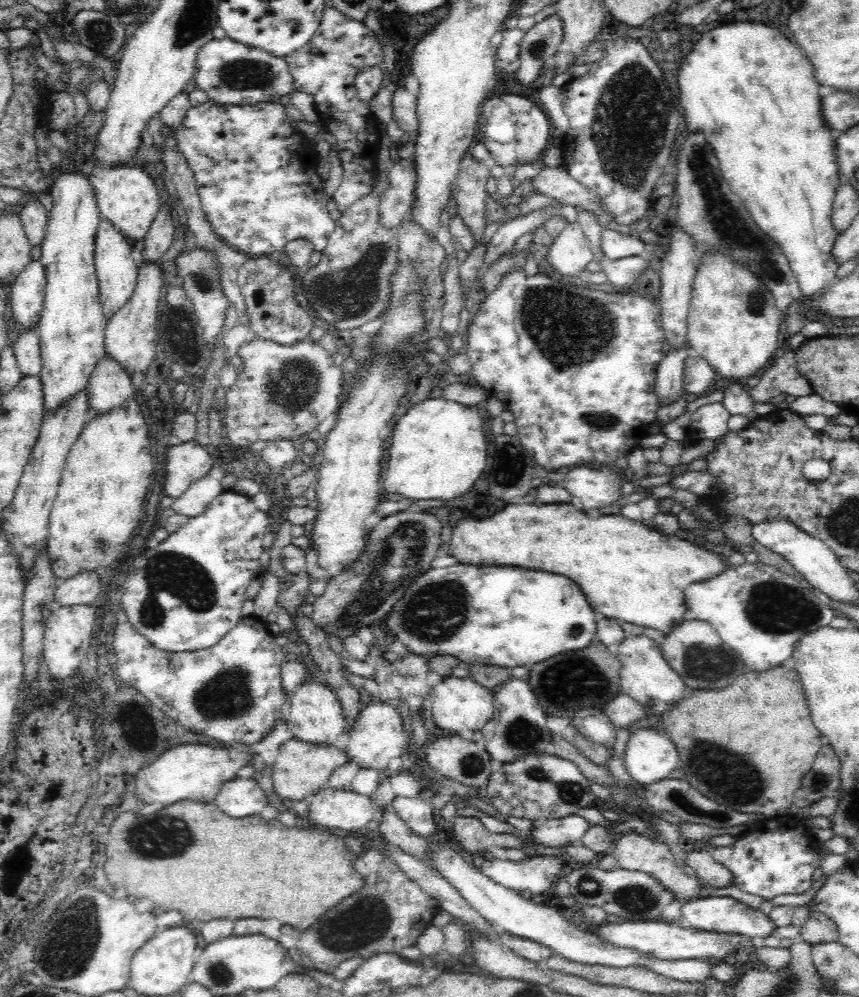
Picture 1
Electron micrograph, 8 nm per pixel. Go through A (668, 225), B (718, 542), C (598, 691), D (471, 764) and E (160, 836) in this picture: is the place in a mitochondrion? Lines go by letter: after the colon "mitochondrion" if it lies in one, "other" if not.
A: other
B: other
C: other
D: mitochondrion
E: mitochondrion

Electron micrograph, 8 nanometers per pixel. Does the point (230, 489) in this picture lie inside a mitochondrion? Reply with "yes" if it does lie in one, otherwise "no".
no

